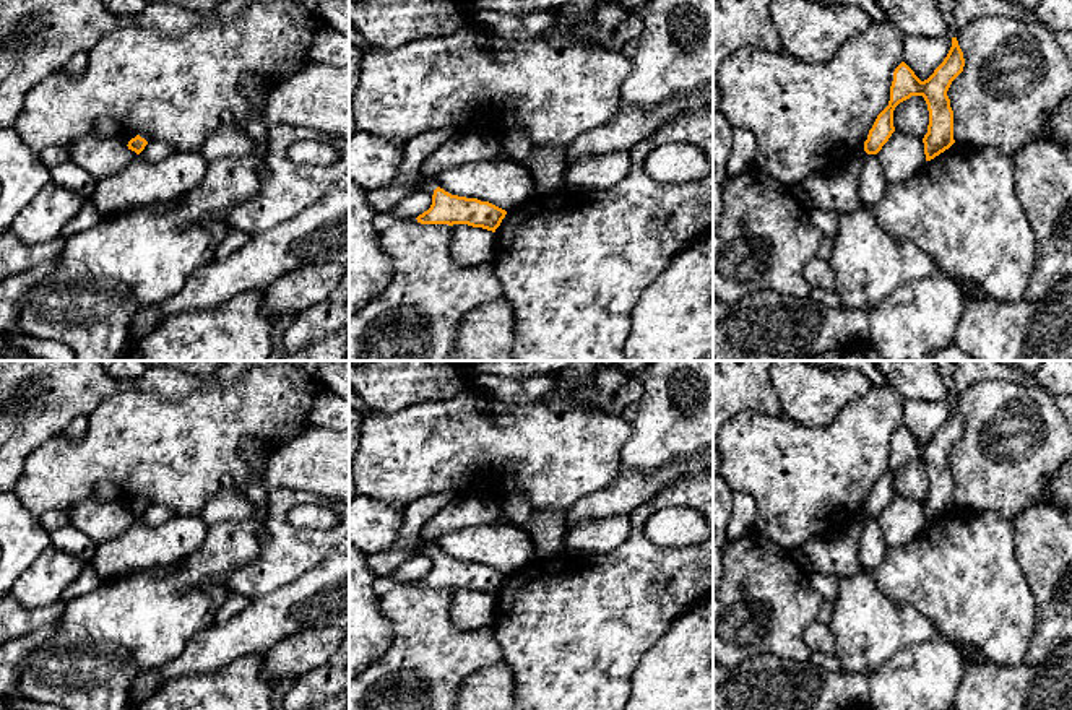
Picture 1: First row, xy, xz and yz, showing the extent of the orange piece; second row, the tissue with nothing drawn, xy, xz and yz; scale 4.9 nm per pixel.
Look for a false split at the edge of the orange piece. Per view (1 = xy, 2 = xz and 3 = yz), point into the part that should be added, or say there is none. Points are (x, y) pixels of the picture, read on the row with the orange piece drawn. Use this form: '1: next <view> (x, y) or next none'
1: next none
2: next xz (424, 184)
3: next none

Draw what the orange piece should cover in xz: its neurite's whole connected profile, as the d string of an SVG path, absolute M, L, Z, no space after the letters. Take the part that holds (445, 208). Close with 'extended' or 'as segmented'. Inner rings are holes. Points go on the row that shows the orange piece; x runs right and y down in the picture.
M421 177L421 188L430 190L432 205L416 219L421 224L468 224L495 232L507 211L478 198L458 197Z; extended

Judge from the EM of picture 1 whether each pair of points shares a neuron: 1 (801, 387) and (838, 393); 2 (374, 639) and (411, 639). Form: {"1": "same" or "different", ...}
{"1": "same", "2": "different"}

